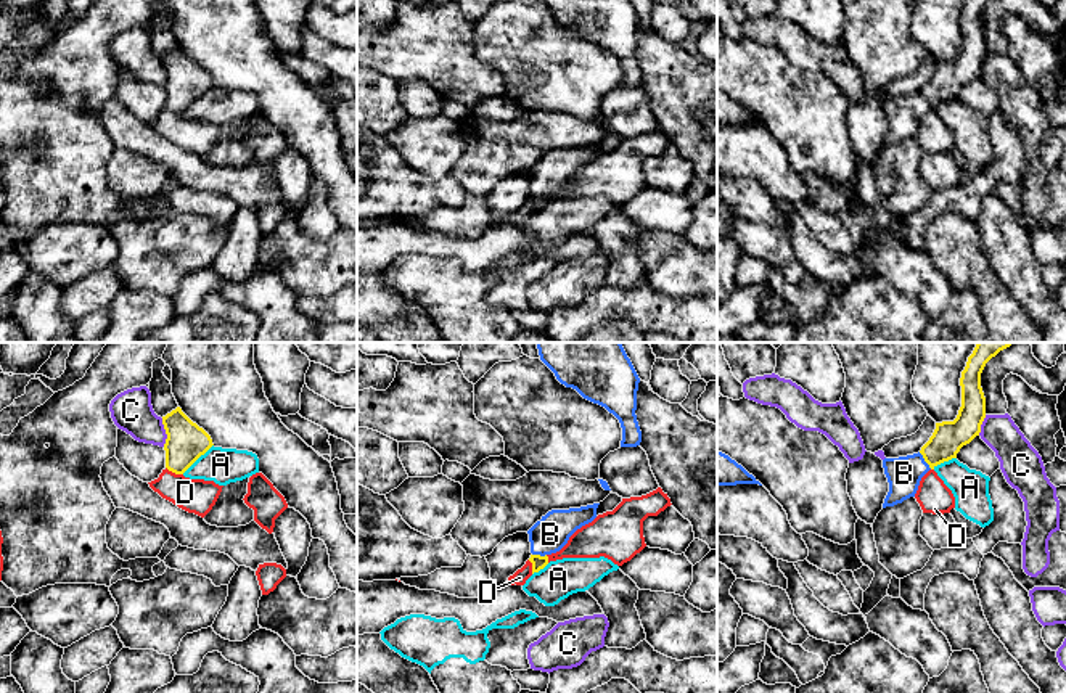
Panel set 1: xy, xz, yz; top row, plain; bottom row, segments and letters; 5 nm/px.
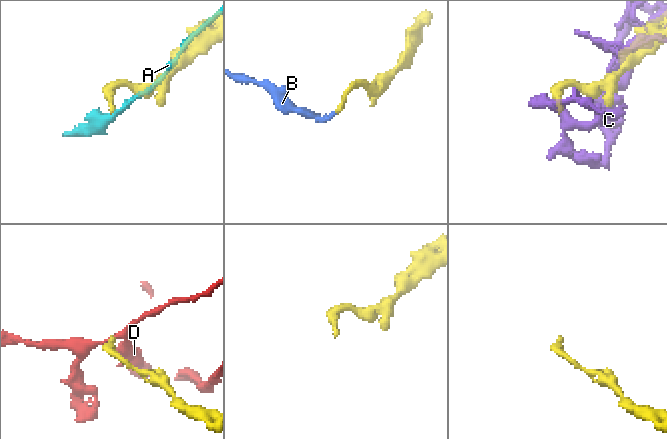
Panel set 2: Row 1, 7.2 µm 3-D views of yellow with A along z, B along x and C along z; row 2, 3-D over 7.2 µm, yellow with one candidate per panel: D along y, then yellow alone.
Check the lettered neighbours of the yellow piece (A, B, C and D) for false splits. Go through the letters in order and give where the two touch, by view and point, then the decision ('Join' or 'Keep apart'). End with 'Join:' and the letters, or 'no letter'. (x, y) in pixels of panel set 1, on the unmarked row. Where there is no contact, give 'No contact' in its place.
A: Touches yellow at xy (196, 98). Keep apart
B: Touches yellow at yz (925, 100). Join
C: Touches yellow at xy (166, 73). Keep apart
D: Touches yellow at xy (174, 111). Keep apart
Join: B

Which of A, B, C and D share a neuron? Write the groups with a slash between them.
A / B / C / D

